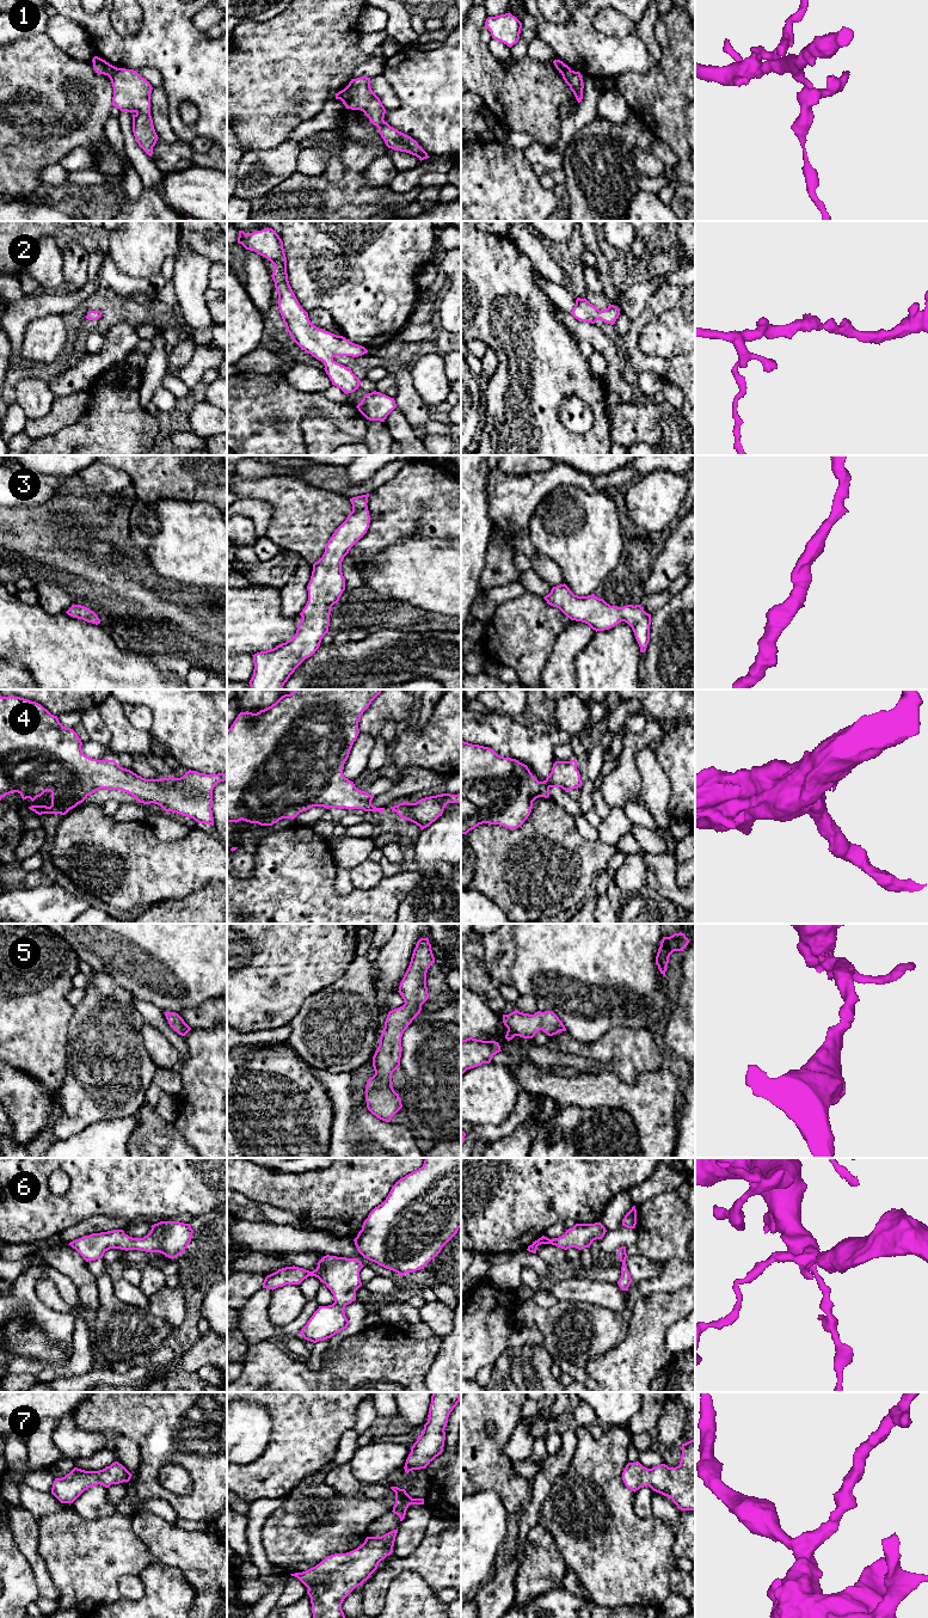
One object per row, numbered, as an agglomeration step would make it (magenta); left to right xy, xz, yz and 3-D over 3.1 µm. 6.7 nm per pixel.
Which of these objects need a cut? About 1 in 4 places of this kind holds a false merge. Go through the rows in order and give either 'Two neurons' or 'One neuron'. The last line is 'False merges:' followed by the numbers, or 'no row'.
1: Two neurons
2: One neuron
3: One neuron
4: One neuron
5: One neuron
6: One neuron
7: One neuron
False merges: 1

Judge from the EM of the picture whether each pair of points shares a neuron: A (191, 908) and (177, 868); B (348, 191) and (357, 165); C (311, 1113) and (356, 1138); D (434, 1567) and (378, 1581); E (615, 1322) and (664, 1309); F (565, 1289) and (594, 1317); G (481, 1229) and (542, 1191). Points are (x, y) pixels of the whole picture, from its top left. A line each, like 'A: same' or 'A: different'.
A: different
B: same
C: different
D: same
E: different
F: different
G: same

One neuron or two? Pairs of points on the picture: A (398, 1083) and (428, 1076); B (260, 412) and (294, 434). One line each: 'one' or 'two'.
A: two
B: one

